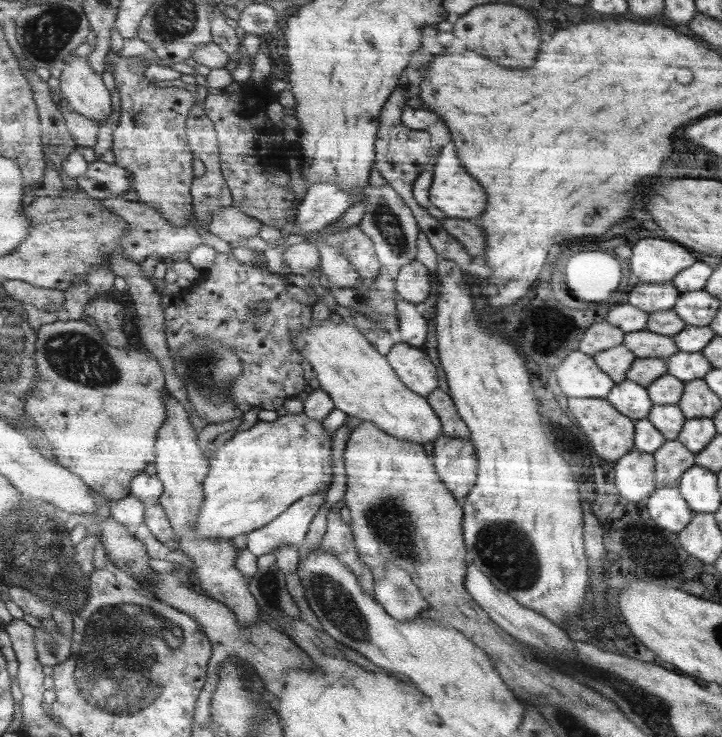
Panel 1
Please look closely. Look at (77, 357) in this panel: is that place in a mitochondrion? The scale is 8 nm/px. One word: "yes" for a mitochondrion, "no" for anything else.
yes

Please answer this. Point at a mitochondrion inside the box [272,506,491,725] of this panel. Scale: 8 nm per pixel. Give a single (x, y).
(332, 598)

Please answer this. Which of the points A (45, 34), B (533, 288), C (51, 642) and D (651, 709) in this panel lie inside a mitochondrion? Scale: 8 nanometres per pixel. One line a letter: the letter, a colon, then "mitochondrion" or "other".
A: mitochondrion
B: other
C: mitochondrion
D: mitochondrion

